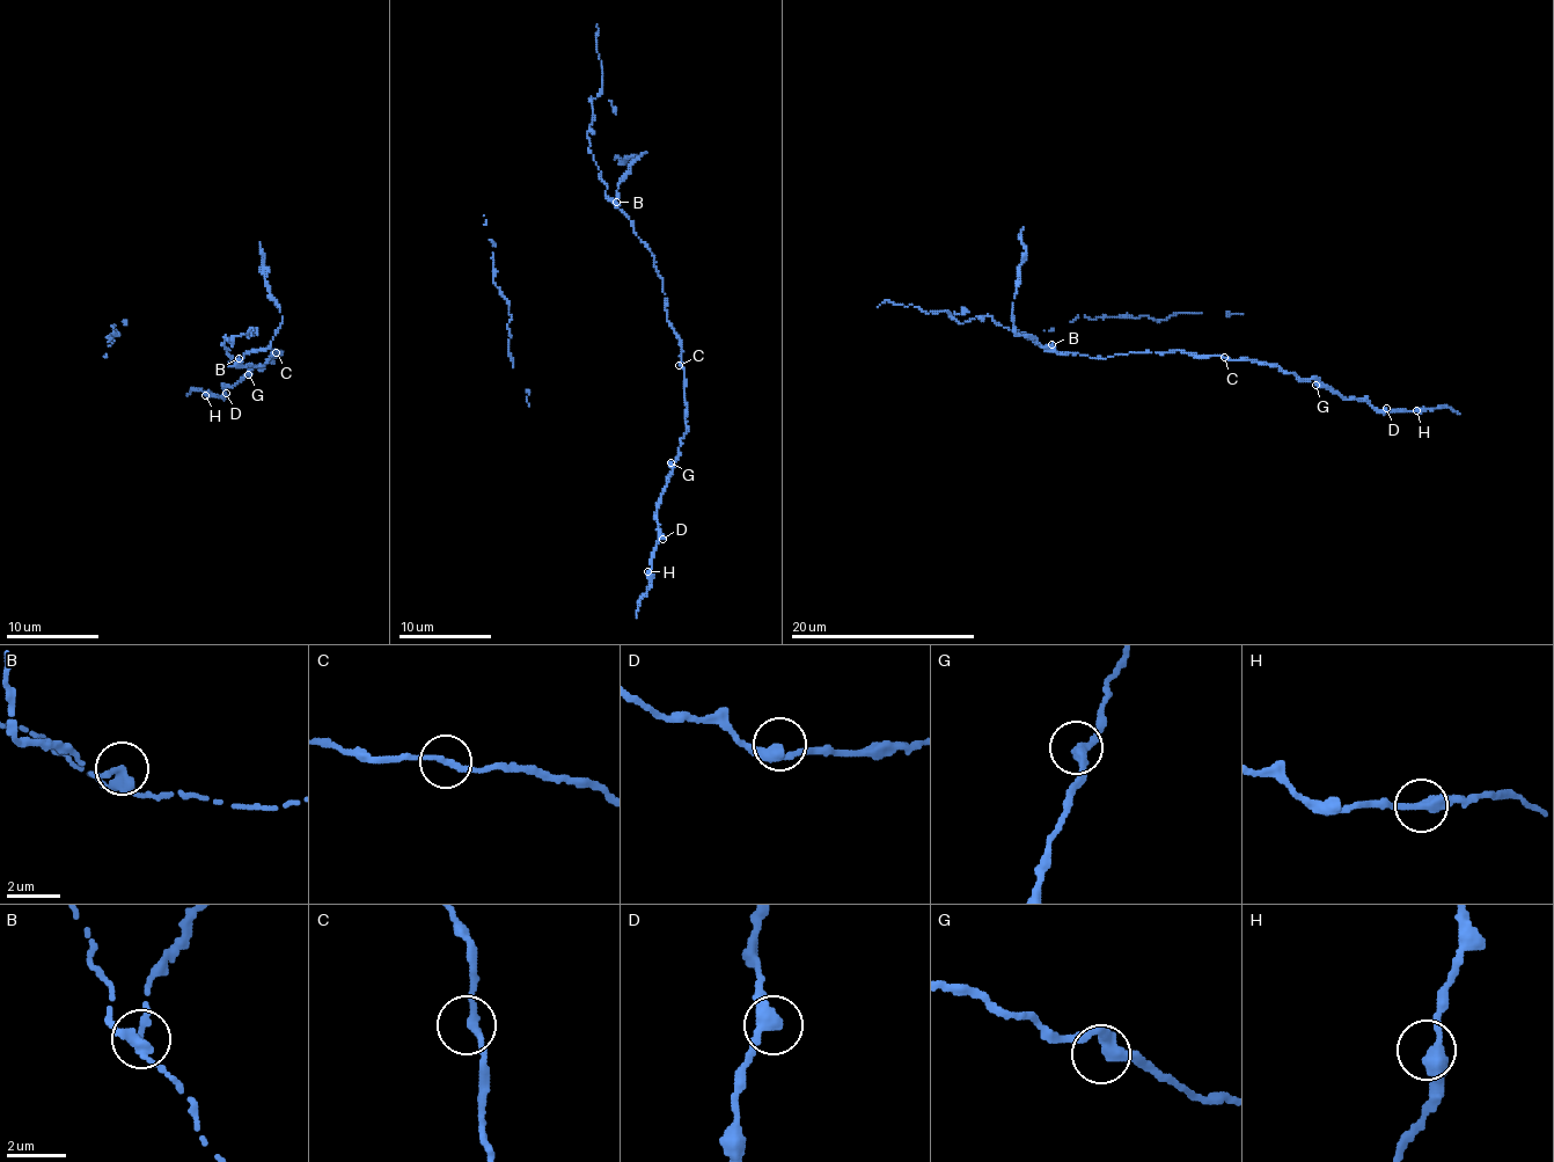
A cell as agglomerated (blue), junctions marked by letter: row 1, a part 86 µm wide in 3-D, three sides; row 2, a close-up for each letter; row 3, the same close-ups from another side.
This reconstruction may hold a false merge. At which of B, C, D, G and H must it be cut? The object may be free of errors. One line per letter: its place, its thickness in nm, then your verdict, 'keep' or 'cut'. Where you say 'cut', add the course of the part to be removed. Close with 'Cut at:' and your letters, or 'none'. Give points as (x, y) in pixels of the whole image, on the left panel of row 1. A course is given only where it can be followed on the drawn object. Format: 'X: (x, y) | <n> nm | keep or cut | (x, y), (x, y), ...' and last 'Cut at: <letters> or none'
B: (239, 358) | 360 nm | cut | (239, 359), (240, 362), (249, 351), (263, 350), (283, 321), (264, 279), (259, 242)
C: (276, 352) | 240 nm | keep
D: (226, 393) | 360 nm | keep
G: (248, 374) | 360 nm | keep
H: (205, 395) | 360 nm | keep
Cut at: B

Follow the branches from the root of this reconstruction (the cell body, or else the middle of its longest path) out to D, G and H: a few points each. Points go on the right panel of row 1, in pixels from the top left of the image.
D: (1140, 352), (1184, 350), (1229, 360), (1256, 359), (1300, 379), (1314, 379), (1347, 399), (1386, 408)
G: (1140, 352), (1184, 350), (1229, 360), (1256, 359), (1300, 379), (1314, 379), (1316, 385)
H: (1140, 352), (1184, 350), (1256, 359), (1379, 410), (1416, 410)

